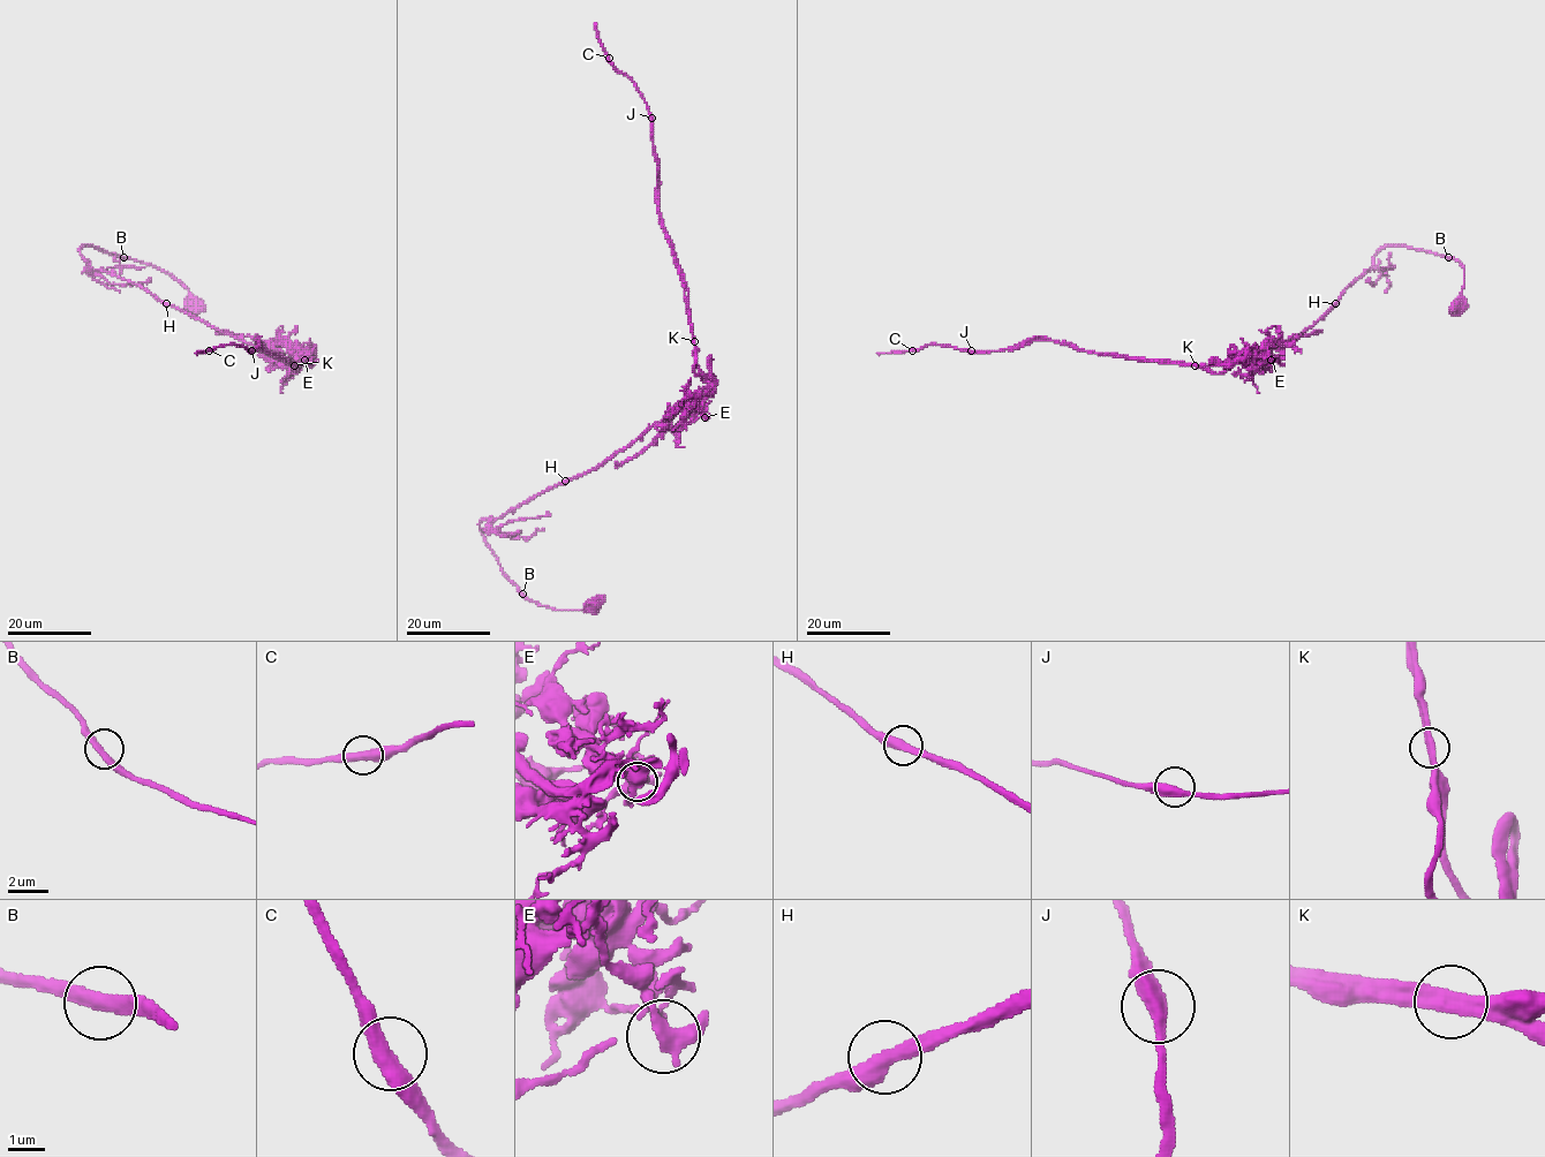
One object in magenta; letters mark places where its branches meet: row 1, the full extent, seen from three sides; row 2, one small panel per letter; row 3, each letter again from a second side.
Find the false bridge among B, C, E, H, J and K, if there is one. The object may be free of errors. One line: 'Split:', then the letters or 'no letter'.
Split: K

